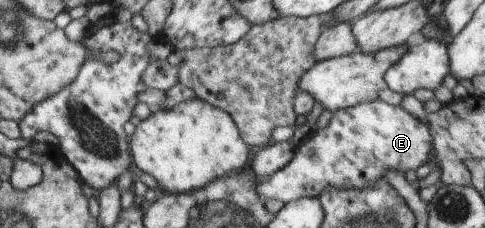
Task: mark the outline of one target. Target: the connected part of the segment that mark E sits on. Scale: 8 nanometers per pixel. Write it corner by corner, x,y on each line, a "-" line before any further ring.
382,100
358,104
337,111
326,128
294,150
291,162
279,172
260,182
261,200
288,203
304,197
318,197
326,186
366,189
374,187
392,171
416,171
428,158
430,132
424,124
400,105
391,106

